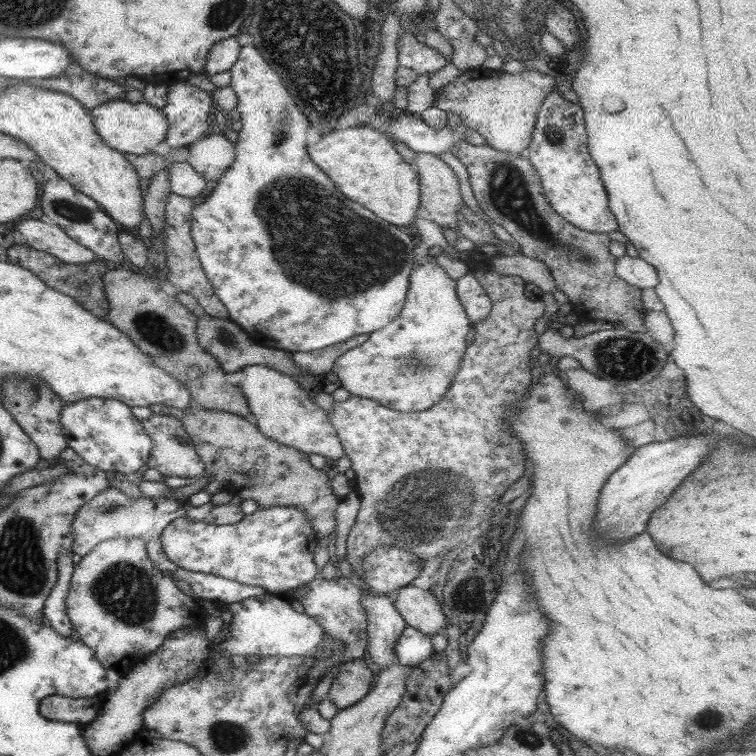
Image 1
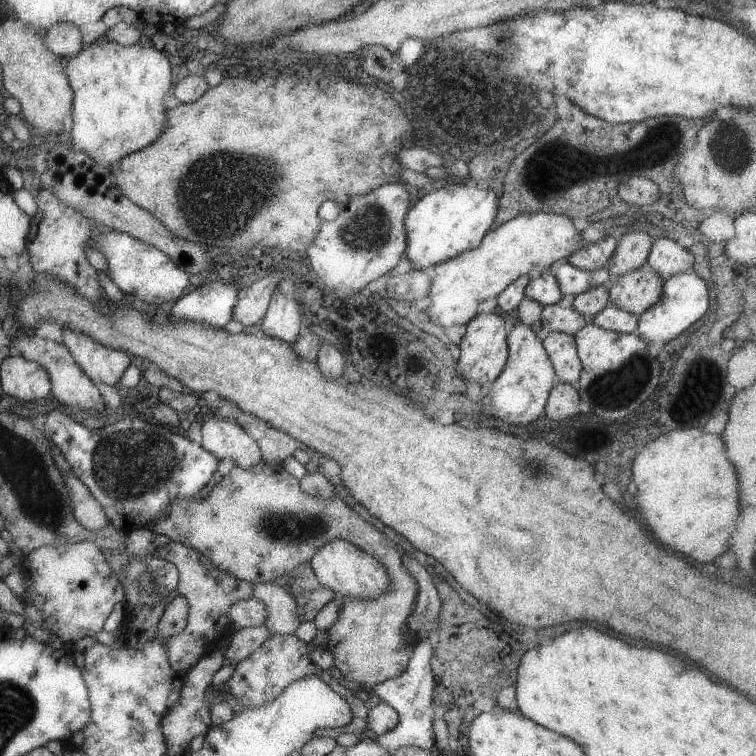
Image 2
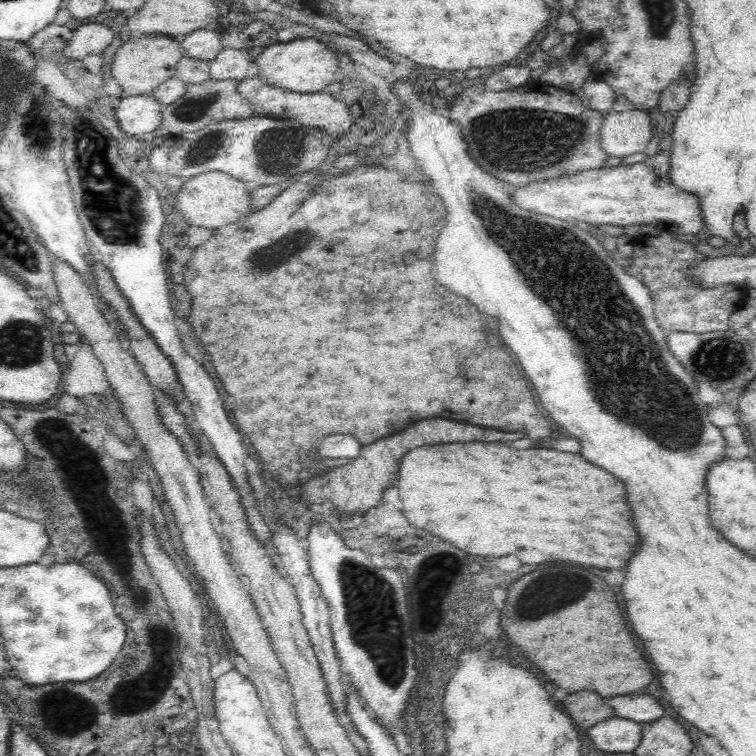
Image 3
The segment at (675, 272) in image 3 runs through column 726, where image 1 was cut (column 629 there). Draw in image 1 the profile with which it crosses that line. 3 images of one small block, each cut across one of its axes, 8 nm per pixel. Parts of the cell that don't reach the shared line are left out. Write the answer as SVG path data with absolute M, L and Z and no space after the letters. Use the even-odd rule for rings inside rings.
M465 140L456 142L449 150L465 166L469 186L482 212L509 233L519 245L522 256L541 261L548 268L556 289L567 296L576 313L587 312L589 318L595 318L597 312L604 312L606 322L611 322L614 328L624 326L629 332L647 332L642 322L646 311L641 304L641 292L637 287L617 278L614 271L617 259L607 251L610 242L608 236L581 231L561 218L547 204L547 199L542 193L540 178L533 165L526 159L526 155L506 153L485 144L471 145Z

